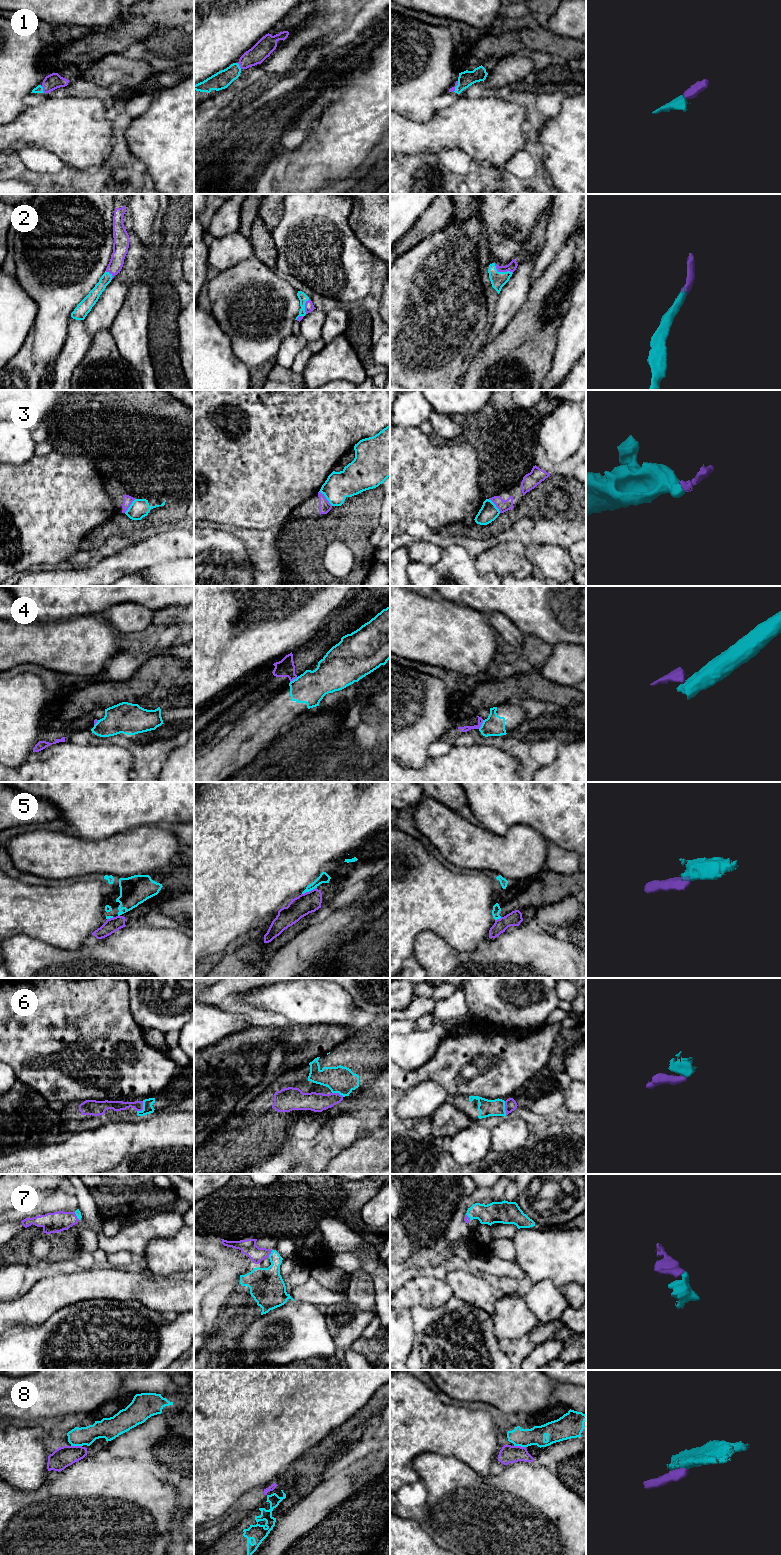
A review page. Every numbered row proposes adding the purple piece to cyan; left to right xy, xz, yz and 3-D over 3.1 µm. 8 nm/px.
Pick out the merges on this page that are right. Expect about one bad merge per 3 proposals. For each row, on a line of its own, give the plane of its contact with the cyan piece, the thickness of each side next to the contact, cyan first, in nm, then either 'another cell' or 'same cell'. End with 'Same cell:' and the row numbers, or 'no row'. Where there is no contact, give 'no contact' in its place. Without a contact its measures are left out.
1: meets cyan in xy; 60 nm thick on the cyan side, 130 nm on the other; same cell
2: meets cyan in yz; 130 nm thick on the cyan side, 70 nm on the other; same cell
3: meets cyan in xz; 220 nm thick on the cyan side, 100 nm on the other; another cell
4: meets cyan in yz; 170 nm thick on the cyan side, 50 nm on the other; another cell
5: meets cyan in xz; 80 nm thick on the cyan side, 170 nm on the other; another cell
6: meets cyan in xy; 80 nm thick on the cyan side, 80 nm on the other; same cell
7: meets cyan in xz; 260 nm thick on the cyan side, 130 nm on the other; same cell
8: meets cyan in yz; 140 nm thick on the cyan side, 140 nm on the other; another cell
Same cell: 1, 2, 6, 7

